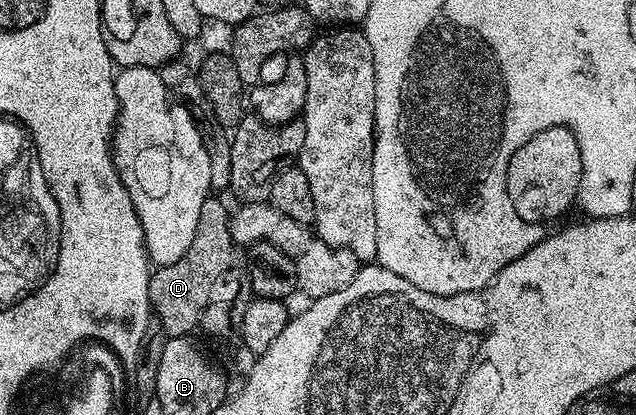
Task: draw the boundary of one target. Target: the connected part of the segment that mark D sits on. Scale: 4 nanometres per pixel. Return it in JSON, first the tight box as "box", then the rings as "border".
{"box":[148,194,234,338],"border":[[[210,194],[206,202],[202,202],[202,211],[198,213],[198,230],[194,234],[194,242],[190,242],[190,250],[186,250],[186,254],[182,254],[178,262],[159,265],[148,278],[148,303],[155,319],[159,320],[161,326],[164,327],[165,336],[169,338],[188,336],[192,334],[192,331],[197,331],[200,316],[204,313],[204,307],[208,305],[210,286],[214,286],[214,282],[218,282],[218,278],[222,278],[222,274],[234,264],[232,260],[234,245],[230,234],[230,222],[232,221],[230,208],[227,208],[216,196],[219,195]]]}

